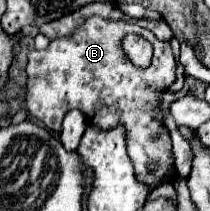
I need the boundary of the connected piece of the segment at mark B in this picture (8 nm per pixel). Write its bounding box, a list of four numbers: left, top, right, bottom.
[25,16,177,188]

